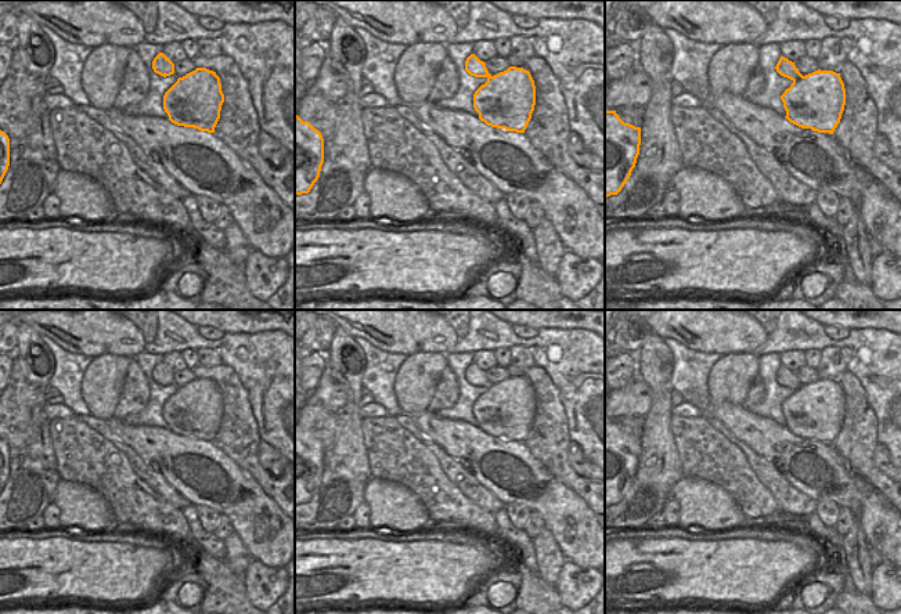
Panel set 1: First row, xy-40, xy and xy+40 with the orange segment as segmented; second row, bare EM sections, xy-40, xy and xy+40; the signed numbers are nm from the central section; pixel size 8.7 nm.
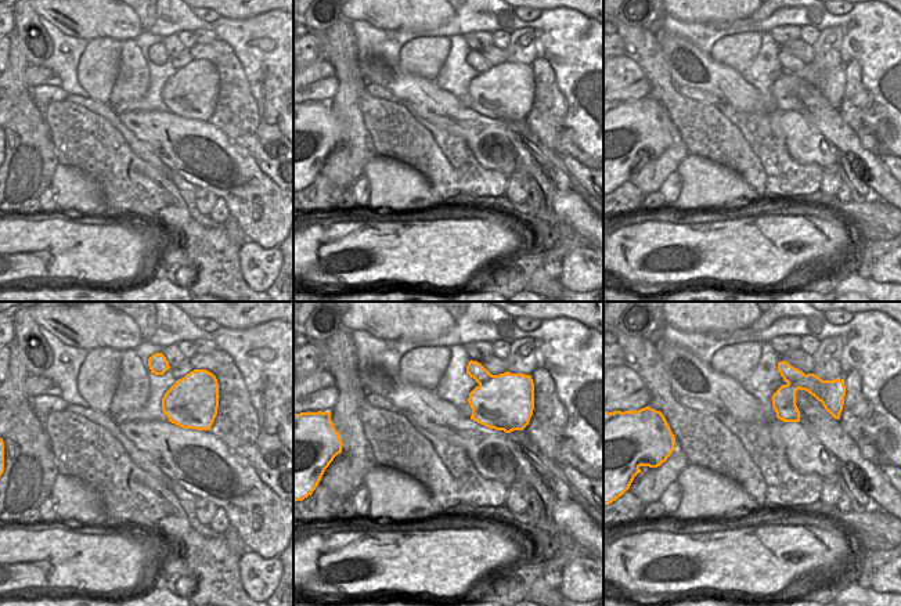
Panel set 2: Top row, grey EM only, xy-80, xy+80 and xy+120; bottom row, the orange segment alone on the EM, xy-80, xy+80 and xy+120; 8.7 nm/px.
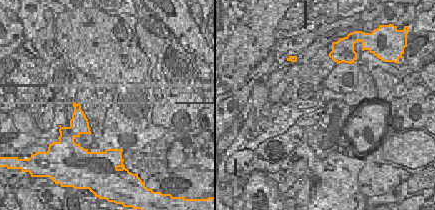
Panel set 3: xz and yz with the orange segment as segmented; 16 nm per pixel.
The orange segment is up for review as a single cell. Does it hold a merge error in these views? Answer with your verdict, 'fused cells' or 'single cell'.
single cell

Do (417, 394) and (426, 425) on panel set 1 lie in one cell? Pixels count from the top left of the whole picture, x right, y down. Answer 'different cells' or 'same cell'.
different cells

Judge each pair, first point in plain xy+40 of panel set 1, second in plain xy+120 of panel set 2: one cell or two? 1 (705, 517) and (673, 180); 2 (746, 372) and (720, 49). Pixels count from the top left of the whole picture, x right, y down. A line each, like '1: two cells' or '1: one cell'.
1: two cells
2: one cell

